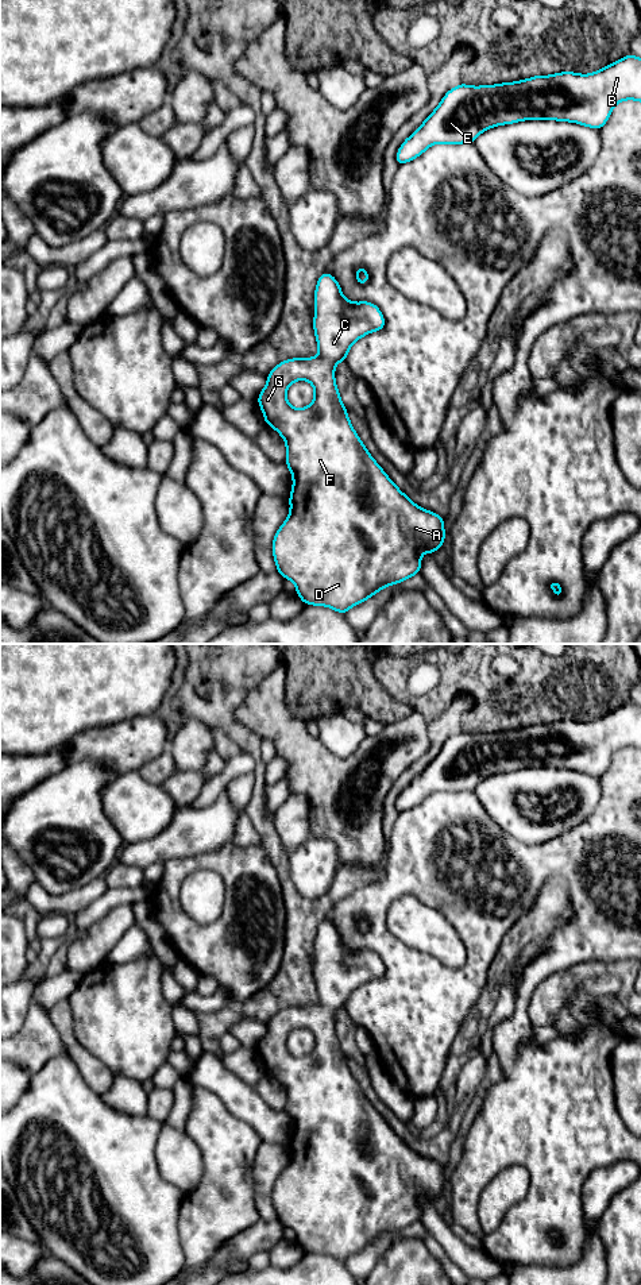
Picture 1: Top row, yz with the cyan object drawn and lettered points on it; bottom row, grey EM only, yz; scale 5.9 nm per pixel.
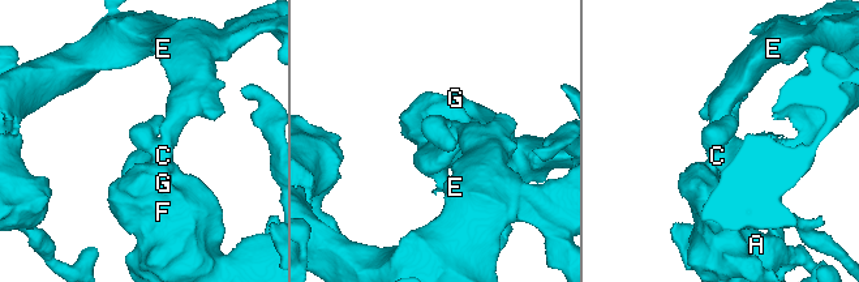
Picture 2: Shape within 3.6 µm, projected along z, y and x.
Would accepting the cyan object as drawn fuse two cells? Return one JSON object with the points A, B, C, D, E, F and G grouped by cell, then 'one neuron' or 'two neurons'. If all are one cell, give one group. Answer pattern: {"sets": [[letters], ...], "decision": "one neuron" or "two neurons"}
{"sets": [["A", "B", "C", "D", "E", "F", "G"]], "decision": "one neuron"}

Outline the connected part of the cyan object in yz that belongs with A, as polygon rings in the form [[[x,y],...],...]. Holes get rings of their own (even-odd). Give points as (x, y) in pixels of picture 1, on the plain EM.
[[[325,918],[314,938],[313,977],[320,1002],[278,1011],[267,1023],[267,1031],[256,1047],[266,1073],[273,1074],[286,1091],[285,1111],[293,1124],[290,1161],[273,1186],[277,1219],[296,1232],[296,1240],[304,1253],[327,1254],[340,1262],[345,1262],[386,1234],[420,1222],[421,1203],[435,1203],[436,1197],[443,1196],[445,1186],[444,1165],[413,1151],[370,1103],[351,1073],[335,1030],[335,1014],[337,1010],[347,1010],[351,993],[367,981],[382,979],[385,973],[385,965],[375,952],[348,949],[339,930]],[[300,1027],[313,1033],[314,1045],[309,1054],[294,1057],[287,1050],[286,1039]]]

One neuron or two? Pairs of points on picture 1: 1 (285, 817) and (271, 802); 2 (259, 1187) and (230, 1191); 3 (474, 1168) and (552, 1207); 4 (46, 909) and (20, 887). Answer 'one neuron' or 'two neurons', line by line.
1: two neurons
2: two neurons
3: one neuron
4: two neurons

